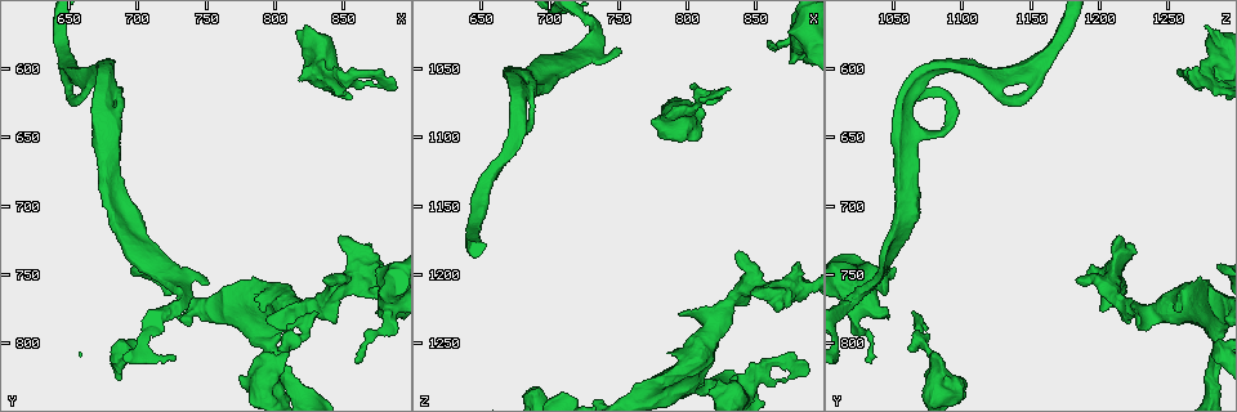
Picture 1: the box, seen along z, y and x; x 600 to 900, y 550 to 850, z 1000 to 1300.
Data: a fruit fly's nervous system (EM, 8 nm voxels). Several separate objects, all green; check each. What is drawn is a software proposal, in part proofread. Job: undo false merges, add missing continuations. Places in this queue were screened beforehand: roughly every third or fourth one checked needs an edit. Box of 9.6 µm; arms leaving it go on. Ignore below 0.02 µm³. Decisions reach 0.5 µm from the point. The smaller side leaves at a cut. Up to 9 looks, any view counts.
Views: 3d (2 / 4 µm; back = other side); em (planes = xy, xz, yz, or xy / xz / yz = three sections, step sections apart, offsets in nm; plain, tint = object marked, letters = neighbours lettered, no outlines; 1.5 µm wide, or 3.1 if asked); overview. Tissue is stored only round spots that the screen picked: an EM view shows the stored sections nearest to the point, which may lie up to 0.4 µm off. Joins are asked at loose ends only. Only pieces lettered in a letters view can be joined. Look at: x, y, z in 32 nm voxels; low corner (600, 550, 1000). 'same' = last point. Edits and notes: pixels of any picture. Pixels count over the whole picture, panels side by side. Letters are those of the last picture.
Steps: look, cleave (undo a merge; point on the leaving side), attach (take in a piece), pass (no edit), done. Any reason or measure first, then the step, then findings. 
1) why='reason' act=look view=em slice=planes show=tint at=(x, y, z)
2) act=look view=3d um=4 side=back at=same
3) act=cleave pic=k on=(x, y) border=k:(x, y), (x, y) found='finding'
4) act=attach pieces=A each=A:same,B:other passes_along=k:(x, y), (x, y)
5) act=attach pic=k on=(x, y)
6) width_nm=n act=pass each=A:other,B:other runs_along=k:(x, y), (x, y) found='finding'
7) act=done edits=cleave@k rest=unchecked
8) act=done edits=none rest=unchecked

why='stops while still wide' act=look view=em slice=planes show=letters at=(874, 776, 1044)

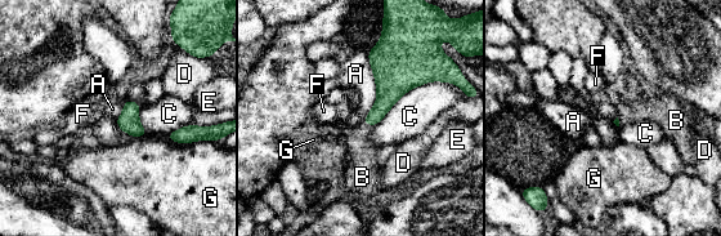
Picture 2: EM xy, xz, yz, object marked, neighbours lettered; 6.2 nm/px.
act=attach pieces=B each=A:other,B:same,C:other,D:other,E:other,F:other,G:other passes_along=2:(389, 90), (368, 124), (363, 155) found='the neuron continues'

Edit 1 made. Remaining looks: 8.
why='branch stops here' act=look view=3d um=4 side=back at=(822, 570, 1278)

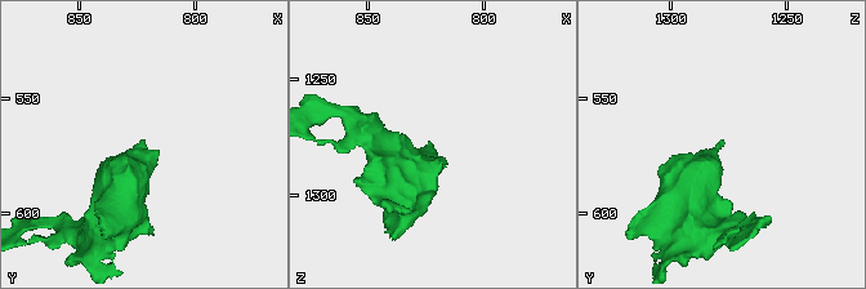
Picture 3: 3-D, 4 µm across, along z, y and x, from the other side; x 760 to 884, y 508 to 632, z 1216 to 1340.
why='now the EM' act=look view=em slice=xz step=4 show=letters at=(822, 569, 1277)

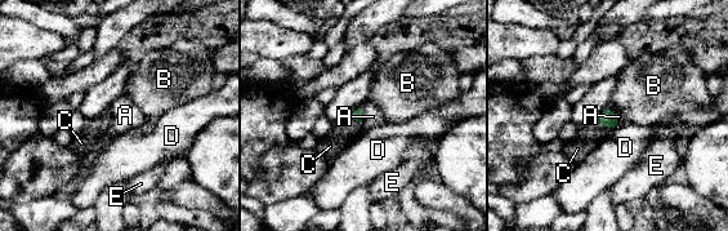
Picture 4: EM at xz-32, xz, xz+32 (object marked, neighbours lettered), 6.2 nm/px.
act=attach pieces=C each=A:other,B:other,C:same,D:other,E:other passes_along=4:(607, 118), (604, 125), (588, 138) found='the neuron continues'

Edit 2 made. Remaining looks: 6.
why='calibre changes' act=look view=3d um=4 at=(776, 770, 1282)

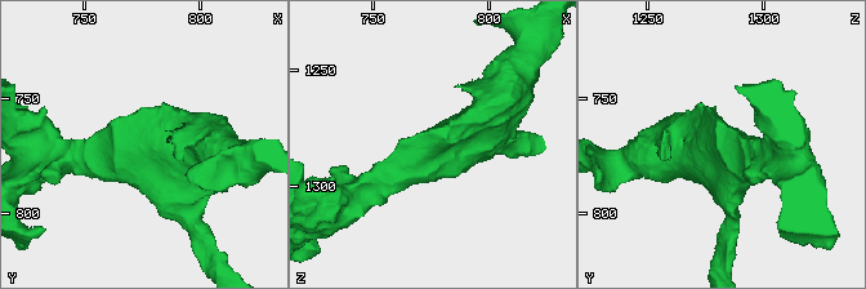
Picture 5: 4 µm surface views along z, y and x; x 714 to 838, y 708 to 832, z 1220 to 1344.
act=look view=em slice=yz step=8 show=tint at=(775, 767, 1282)

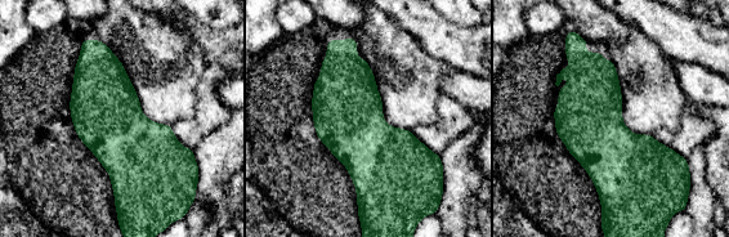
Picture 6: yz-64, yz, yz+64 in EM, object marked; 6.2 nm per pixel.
why='another direction' act=look view=em slice=planes show=letters at=same

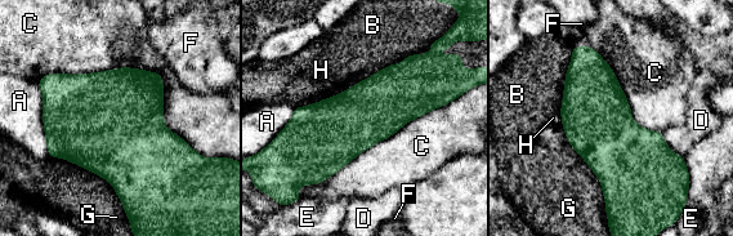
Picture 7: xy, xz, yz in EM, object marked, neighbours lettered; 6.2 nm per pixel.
width_nm=400 act=pass each=A:other,B:other,C:other,D:other,E:other,F:other,G:other,H:other border=7:(38, 80), (195, 150) found='all the same neuron'

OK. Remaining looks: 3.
why='a narrow waist' act=look view=3d um=4 at=(810, 802, 1072)

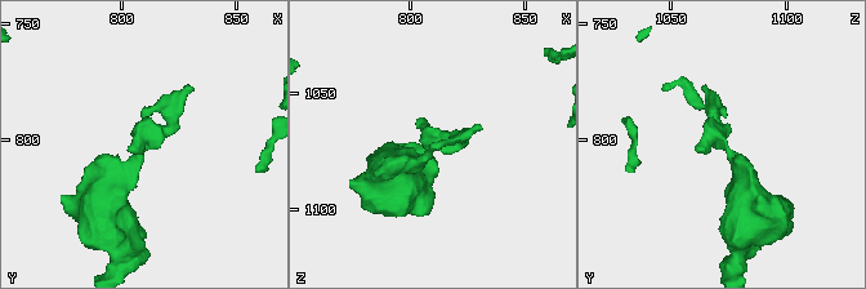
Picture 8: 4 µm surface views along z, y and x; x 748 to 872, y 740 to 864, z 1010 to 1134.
act=look view=em slice=xz step=4 show=tint at=(810, 803, 1073)

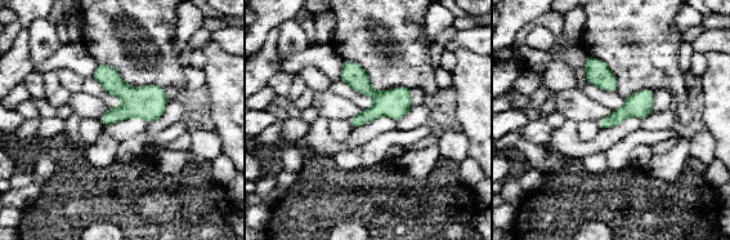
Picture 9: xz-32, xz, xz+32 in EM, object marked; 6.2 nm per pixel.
act=look view=em slice=planes show=letters at=same

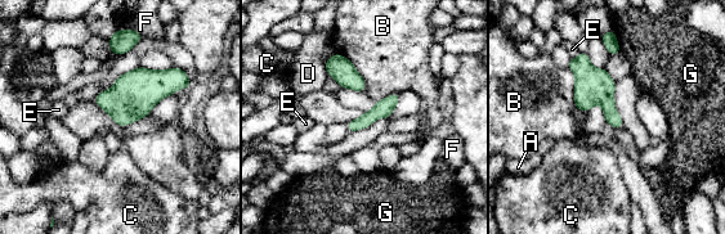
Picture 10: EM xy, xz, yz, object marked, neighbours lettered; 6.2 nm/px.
longest_contact=B:320nm act=pass each=A:other,B:other,C:other,D:other,E:other,F:other,G:other border=10:(567, 67), (586, 112) found='one neuron here'

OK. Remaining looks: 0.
act=done edits=attach@2,attach@4 rest=unchecked

